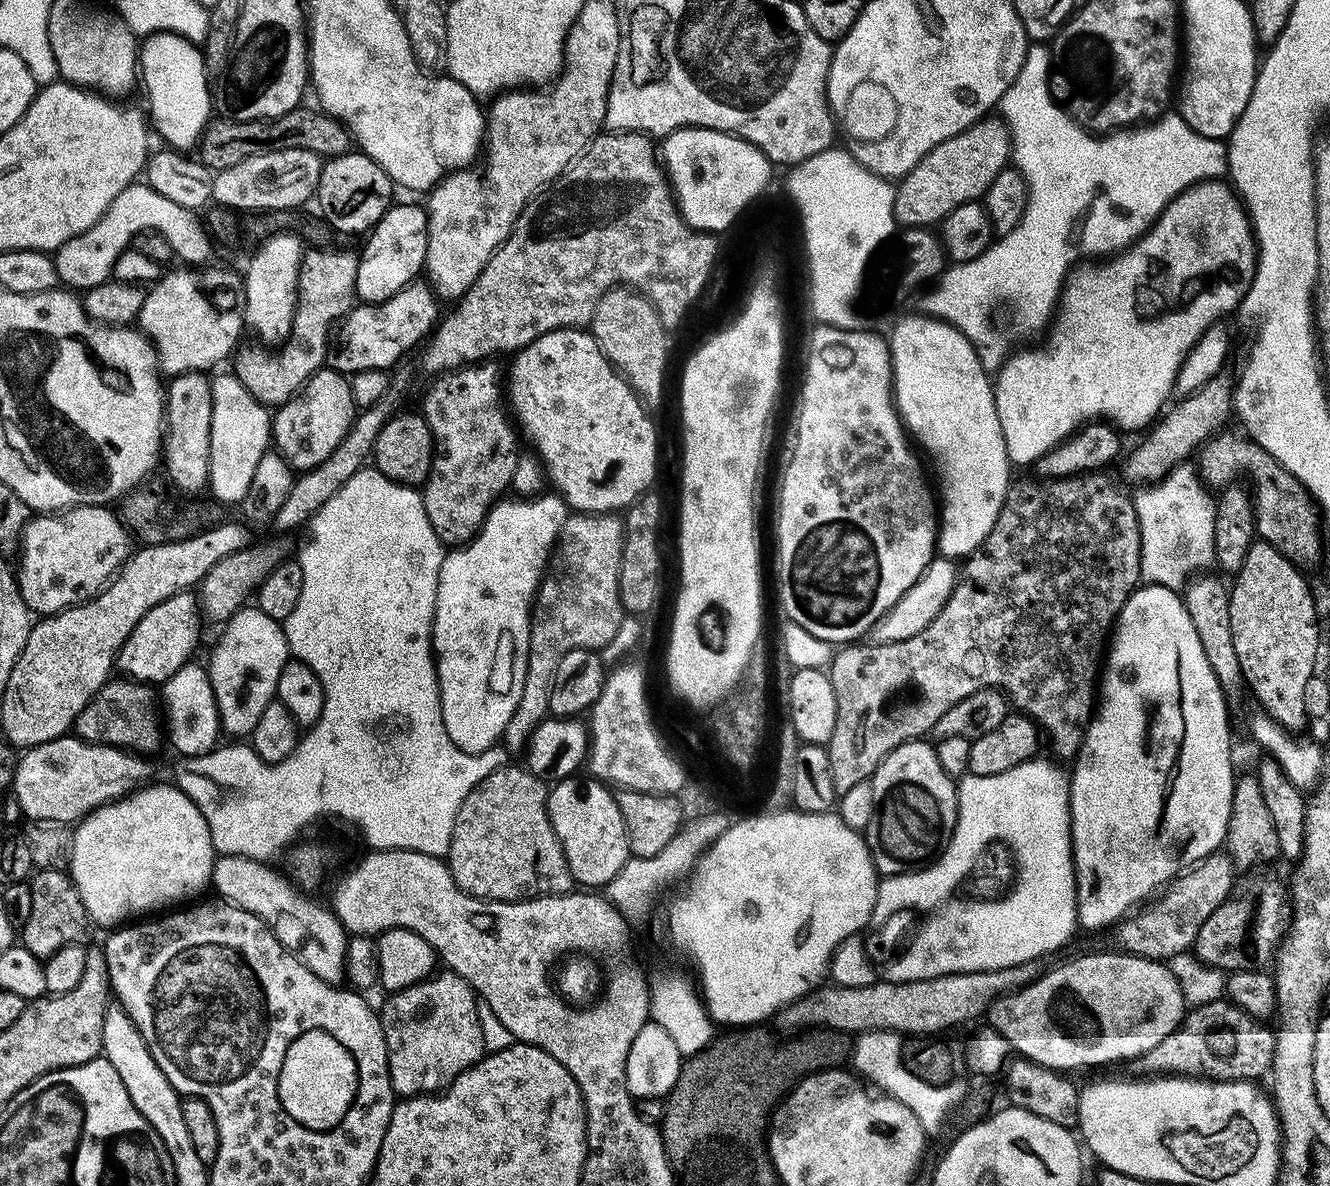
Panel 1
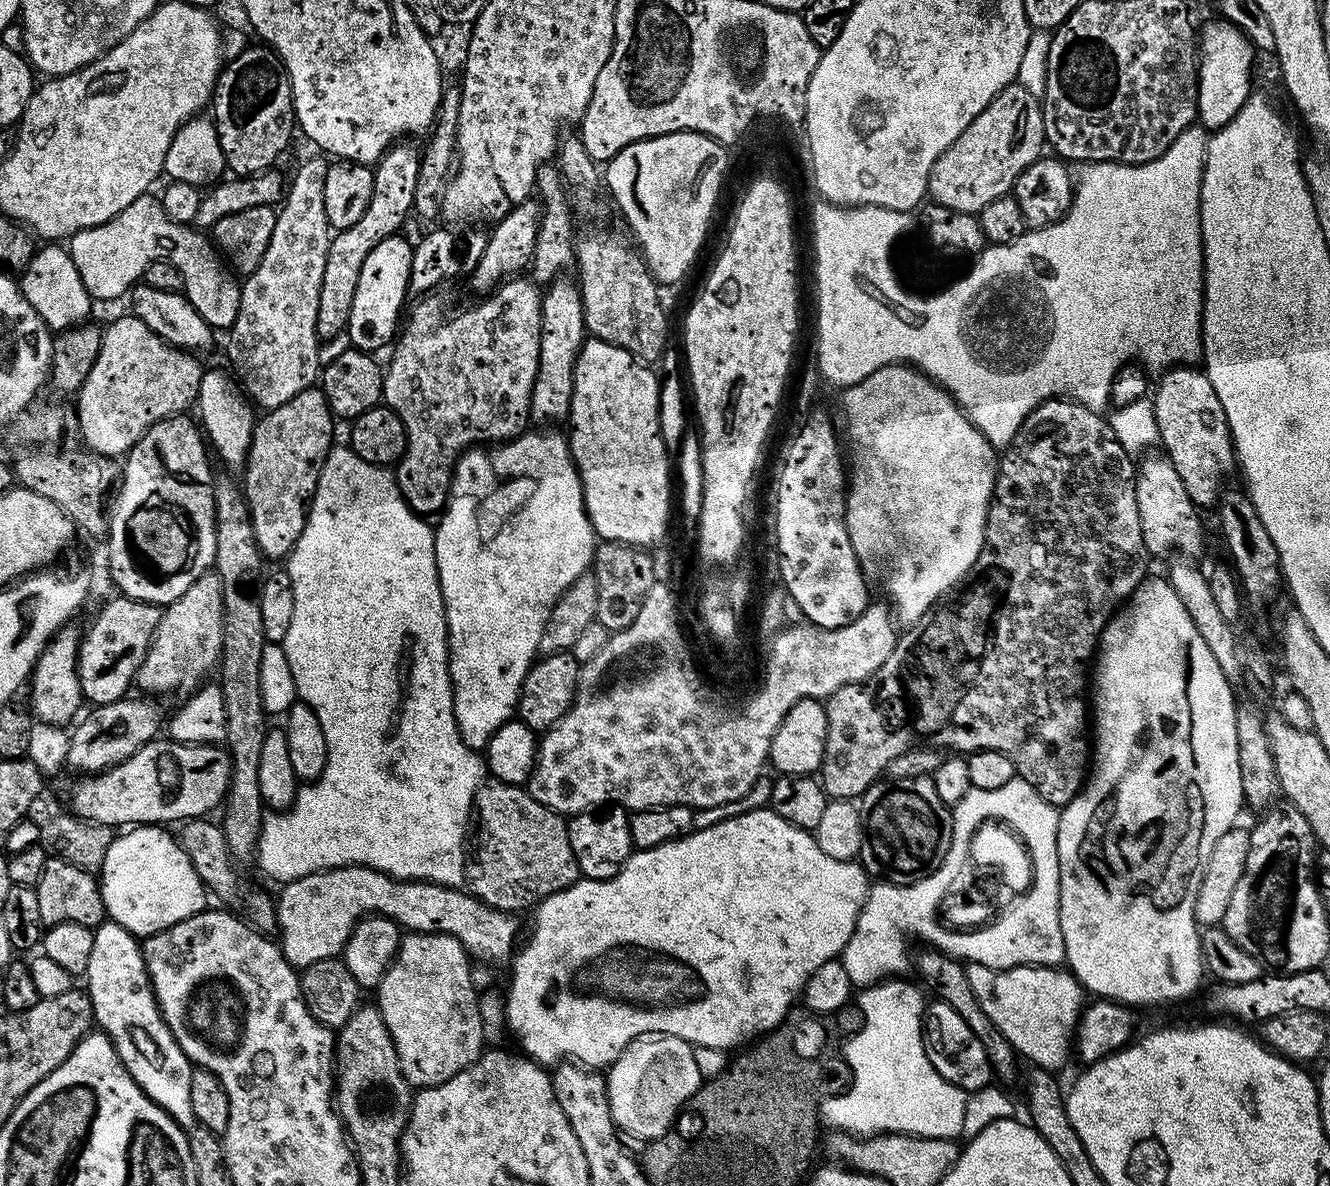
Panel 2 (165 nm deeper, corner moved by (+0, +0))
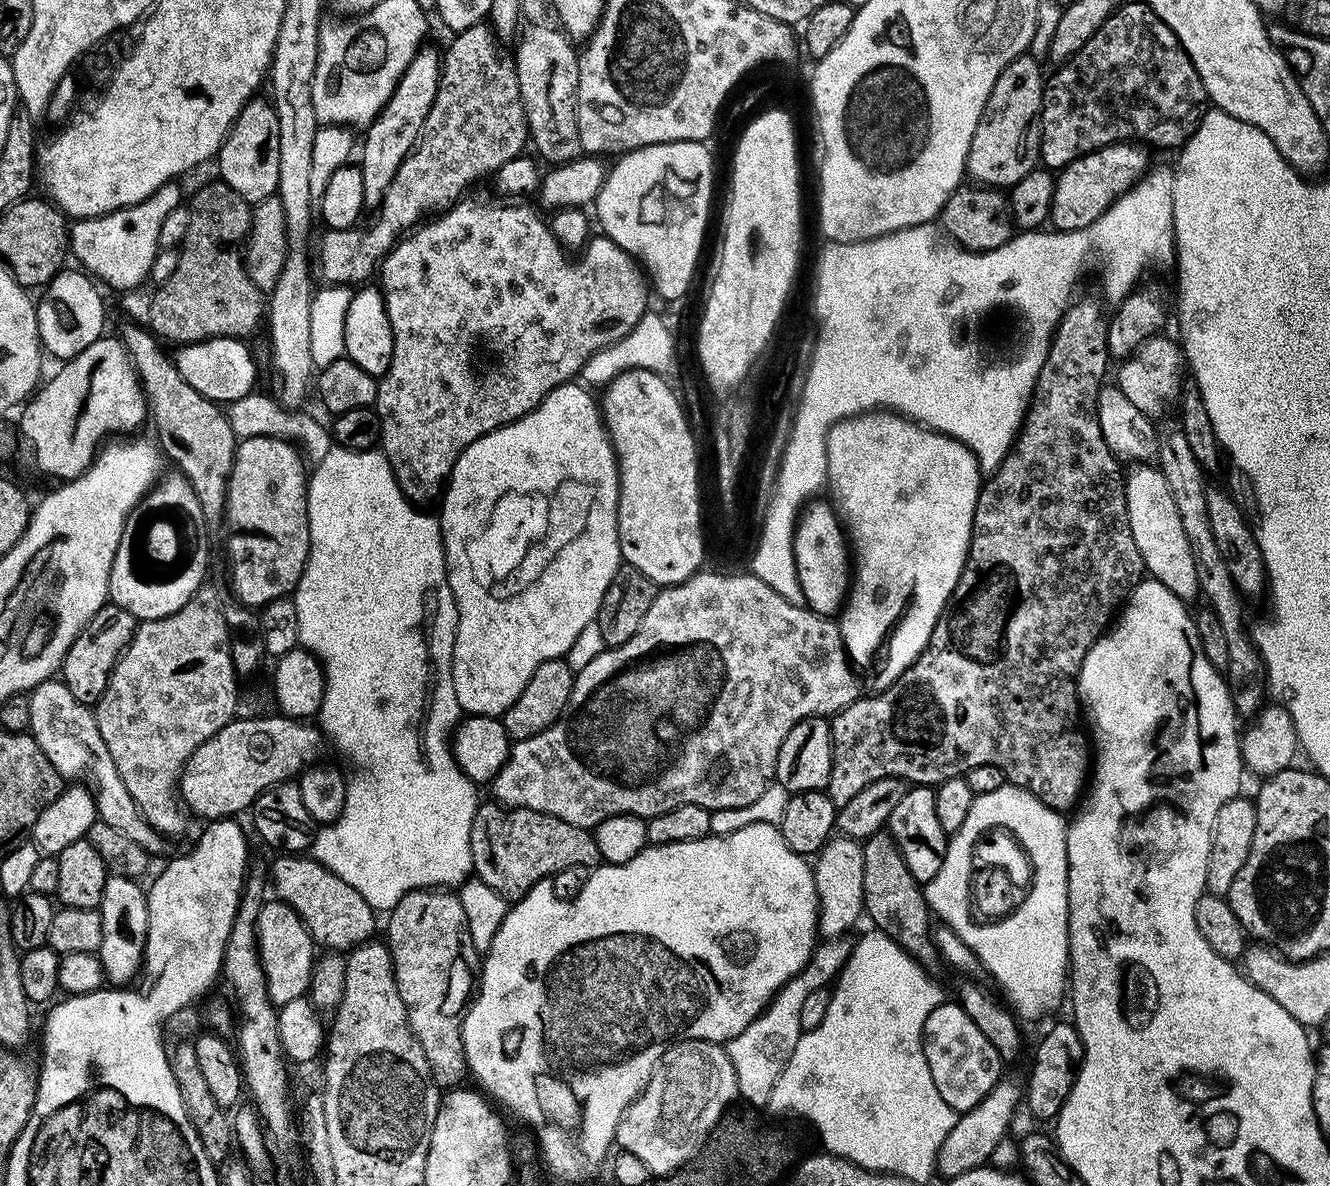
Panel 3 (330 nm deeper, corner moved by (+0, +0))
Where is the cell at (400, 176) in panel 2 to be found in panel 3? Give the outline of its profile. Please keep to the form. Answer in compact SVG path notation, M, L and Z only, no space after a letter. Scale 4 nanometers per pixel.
M421 46L416 51L410 66L406 66L398 86L394 86L394 94L390 94L386 106L382 106L374 122L368 125L363 133L365 136L364 140L362 136L362 147L358 152L358 167L362 170L365 209L379 209L394 174L398 174L398 166L402 166L402 158L410 154L410 146L414 146L418 130L422 130L422 122L426 122L426 114L430 114L434 94L438 94L442 52L439 47L437 49L428 47Z

